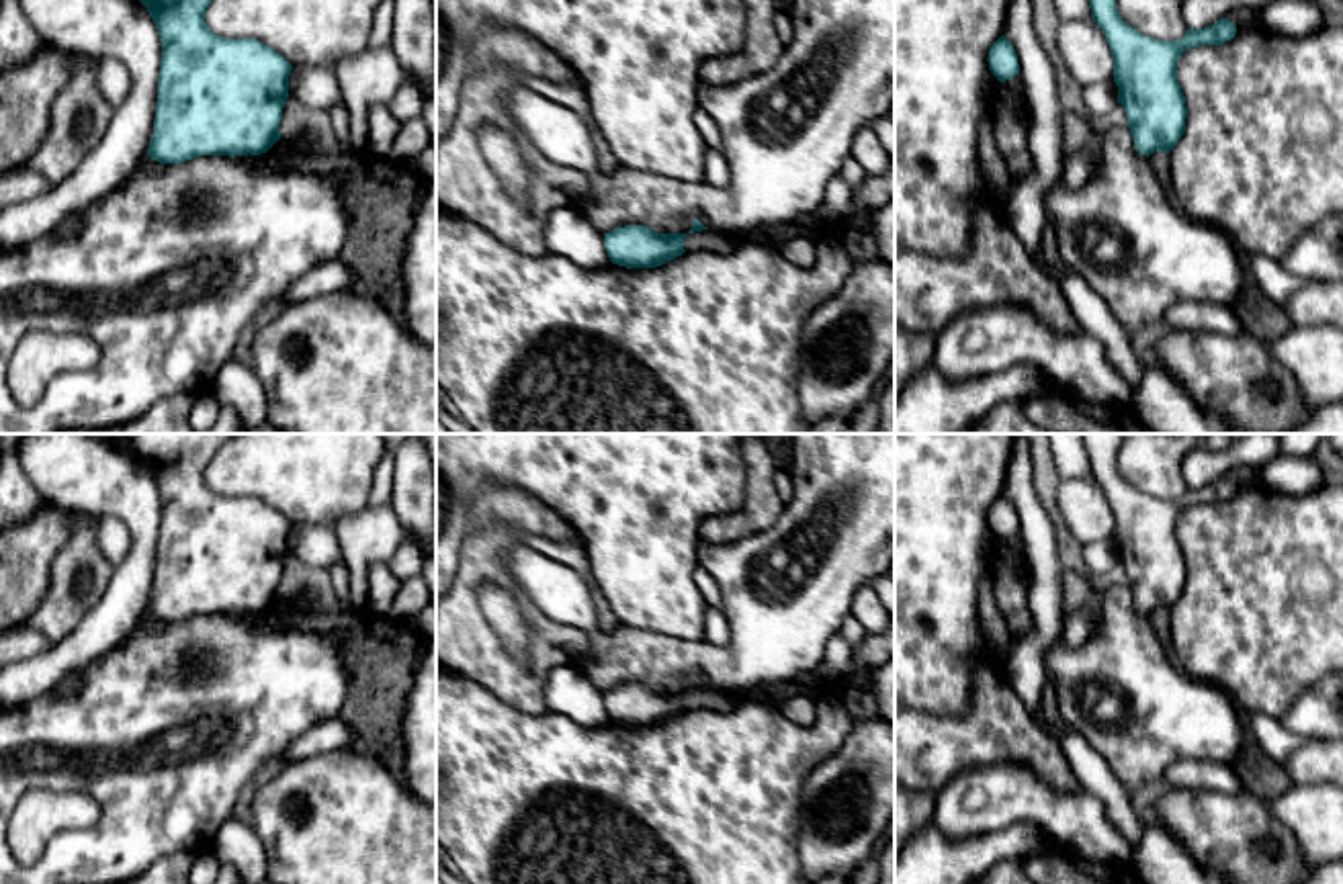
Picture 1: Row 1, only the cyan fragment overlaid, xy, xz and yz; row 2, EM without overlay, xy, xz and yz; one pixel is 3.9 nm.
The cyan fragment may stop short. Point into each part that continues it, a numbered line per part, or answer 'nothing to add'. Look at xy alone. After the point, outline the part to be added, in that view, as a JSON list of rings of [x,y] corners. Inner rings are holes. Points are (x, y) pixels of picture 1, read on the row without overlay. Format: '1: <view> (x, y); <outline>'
nothing to add

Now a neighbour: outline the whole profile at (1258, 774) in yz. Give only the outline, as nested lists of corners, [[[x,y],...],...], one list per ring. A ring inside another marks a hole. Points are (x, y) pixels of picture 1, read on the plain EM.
[[[1247,720],[1243,722],[1241,751],[1230,767],[1239,778],[1243,792],[1257,796],[1265,804],[1271,804],[1294,784],[1286,767],[1261,751]]]

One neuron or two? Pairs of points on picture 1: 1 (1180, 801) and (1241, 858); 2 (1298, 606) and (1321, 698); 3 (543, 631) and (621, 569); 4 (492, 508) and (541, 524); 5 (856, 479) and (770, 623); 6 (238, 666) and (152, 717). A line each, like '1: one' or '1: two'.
1: one
2: two
3: two
4: one
5: one
6: one

